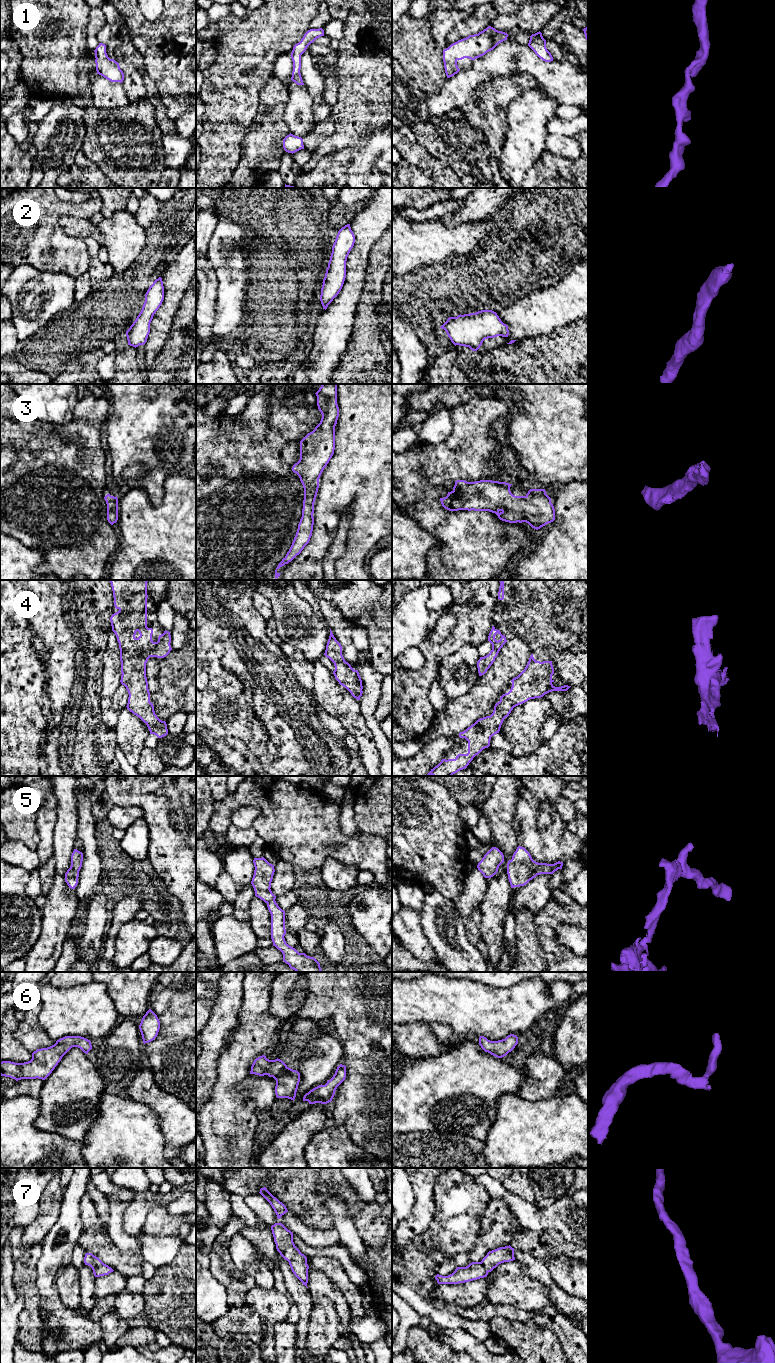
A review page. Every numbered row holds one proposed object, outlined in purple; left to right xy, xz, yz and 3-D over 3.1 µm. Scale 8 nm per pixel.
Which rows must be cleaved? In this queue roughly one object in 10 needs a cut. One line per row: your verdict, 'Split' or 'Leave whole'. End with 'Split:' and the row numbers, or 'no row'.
1: Leave whole
2: Leave whole
3: Leave whole
4: Leave whole
5: Leave whole
6: Leave whole
7: Leave whole
Split: no row

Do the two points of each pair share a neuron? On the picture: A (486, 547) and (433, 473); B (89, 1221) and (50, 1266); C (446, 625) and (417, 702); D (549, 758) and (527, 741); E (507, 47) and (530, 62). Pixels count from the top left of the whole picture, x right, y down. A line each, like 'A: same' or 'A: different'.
A: same
B: different
C: different
D: different
E: same

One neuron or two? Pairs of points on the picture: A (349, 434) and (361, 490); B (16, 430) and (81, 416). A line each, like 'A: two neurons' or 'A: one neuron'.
A: one neuron
B: one neuron

